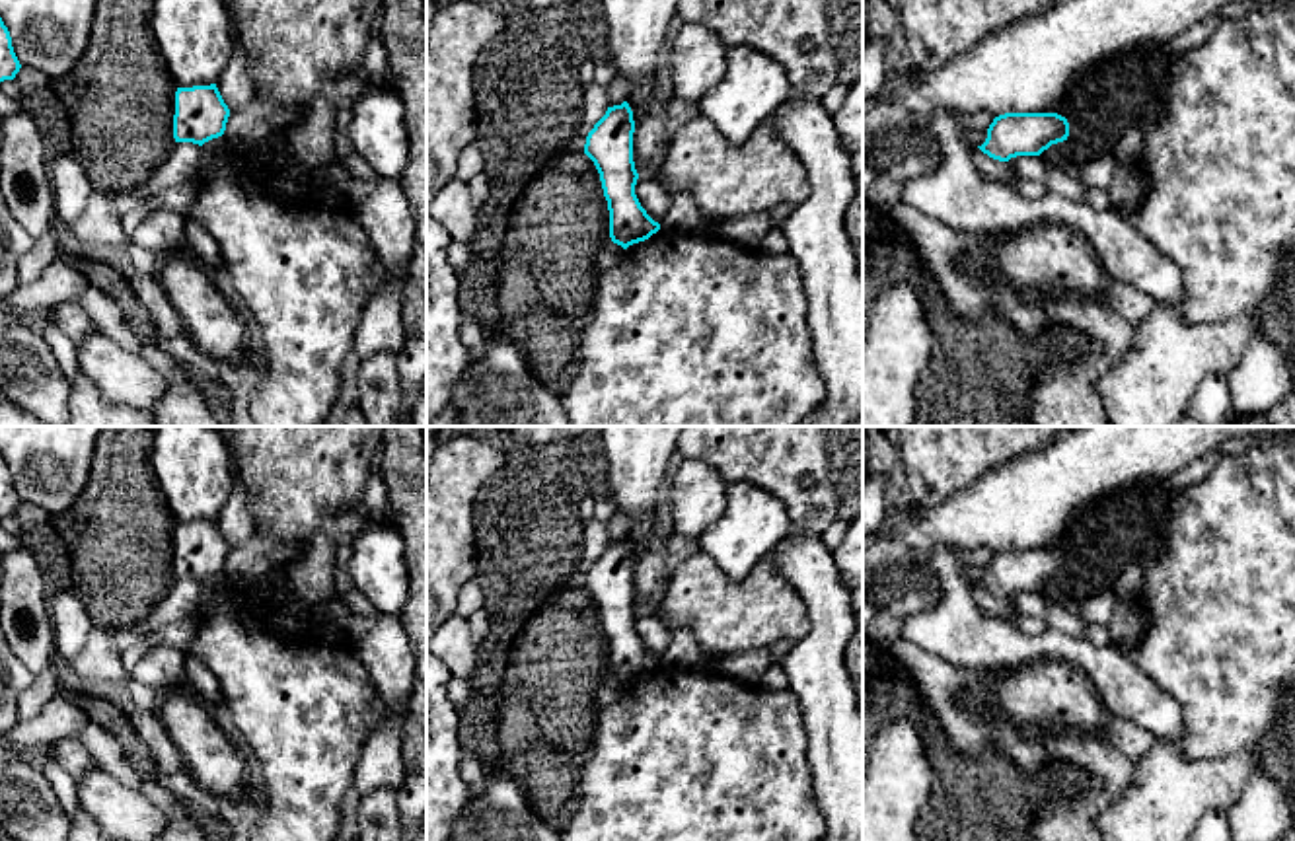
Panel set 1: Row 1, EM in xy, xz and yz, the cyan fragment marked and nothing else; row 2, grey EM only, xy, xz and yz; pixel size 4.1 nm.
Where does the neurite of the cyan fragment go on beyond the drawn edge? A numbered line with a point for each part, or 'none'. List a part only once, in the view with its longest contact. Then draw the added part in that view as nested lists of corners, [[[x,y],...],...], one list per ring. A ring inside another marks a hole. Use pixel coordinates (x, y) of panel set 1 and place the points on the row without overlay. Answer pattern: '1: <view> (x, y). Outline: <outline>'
none

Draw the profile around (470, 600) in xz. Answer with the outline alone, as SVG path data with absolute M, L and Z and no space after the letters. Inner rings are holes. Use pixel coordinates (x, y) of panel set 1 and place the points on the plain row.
M471 578L460 590L456 613L467 619L479 609L483 609L483 588L477 578Z

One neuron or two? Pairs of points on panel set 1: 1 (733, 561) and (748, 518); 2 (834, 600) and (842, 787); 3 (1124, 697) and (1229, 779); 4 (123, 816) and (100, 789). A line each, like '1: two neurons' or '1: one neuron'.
1: one neuron
2: one neuron
3: two neurons
4: one neuron

